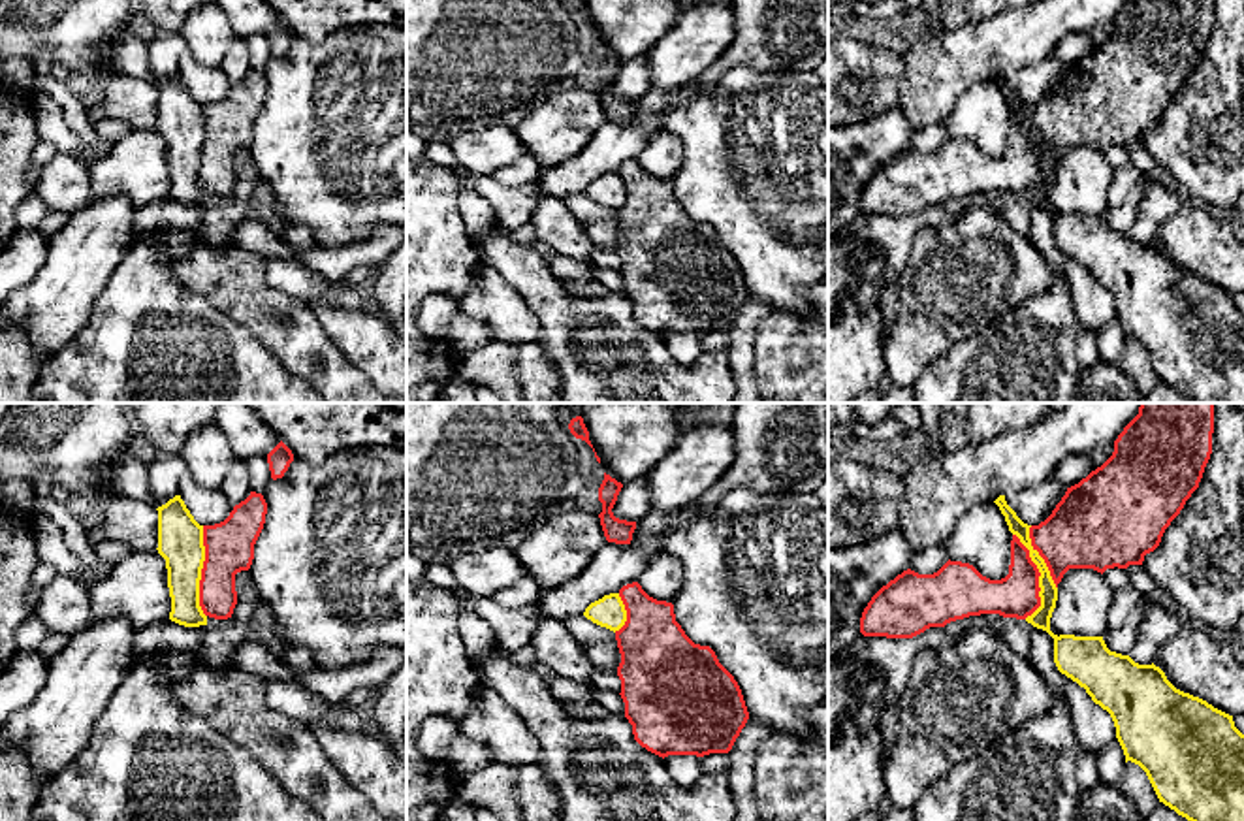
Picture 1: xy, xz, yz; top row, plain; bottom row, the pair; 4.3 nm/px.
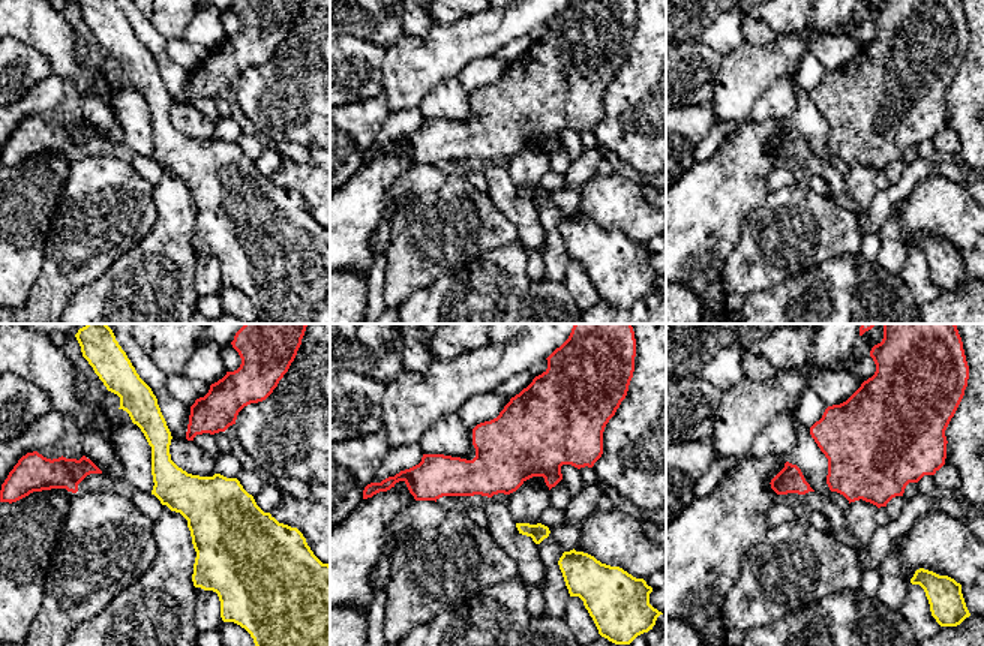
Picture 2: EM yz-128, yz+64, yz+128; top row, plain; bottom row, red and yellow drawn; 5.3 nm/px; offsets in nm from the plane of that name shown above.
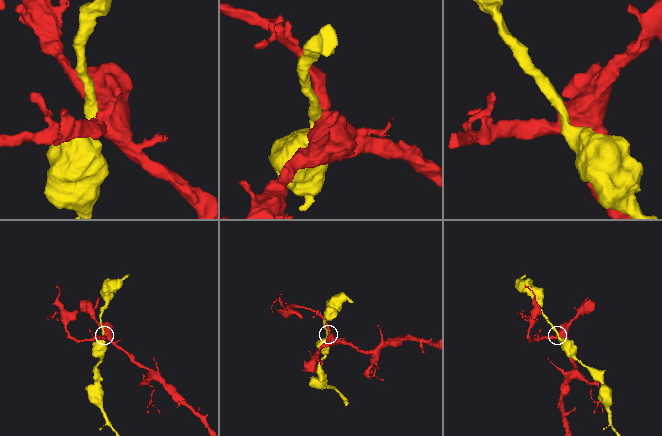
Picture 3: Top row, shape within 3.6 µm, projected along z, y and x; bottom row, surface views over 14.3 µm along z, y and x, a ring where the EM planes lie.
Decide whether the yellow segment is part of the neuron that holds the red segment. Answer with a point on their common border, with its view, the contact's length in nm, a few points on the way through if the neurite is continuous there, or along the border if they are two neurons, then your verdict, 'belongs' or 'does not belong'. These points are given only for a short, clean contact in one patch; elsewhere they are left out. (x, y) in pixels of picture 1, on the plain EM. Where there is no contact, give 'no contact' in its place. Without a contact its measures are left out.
yz (1039, 151) | 400 nm | belongs

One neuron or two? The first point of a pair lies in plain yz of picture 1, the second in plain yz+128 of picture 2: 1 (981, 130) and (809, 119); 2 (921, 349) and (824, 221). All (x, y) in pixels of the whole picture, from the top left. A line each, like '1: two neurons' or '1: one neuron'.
1: two neurons
2: one neuron

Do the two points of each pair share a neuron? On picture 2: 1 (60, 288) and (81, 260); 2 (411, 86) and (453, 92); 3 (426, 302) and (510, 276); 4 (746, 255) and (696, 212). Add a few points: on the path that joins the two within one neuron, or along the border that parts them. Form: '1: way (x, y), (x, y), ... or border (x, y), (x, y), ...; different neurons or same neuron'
1: way (60, 281), (74, 267); same neuron
2: border (456, 75), (443, 78), (417, 105); different neurons
3: way (447, 302), (477, 302), (489, 290); same neuron
4: border (750, 215), (741, 222), (740, 240), (720, 278); different neurons

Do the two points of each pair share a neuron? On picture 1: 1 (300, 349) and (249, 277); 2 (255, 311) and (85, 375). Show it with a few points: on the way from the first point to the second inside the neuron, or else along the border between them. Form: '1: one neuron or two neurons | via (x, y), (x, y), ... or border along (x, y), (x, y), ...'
1: one neuron | via (281, 330), (260, 313), (249, 296)
2: two neurons | border along (196, 292), (239, 322), (264, 349)

